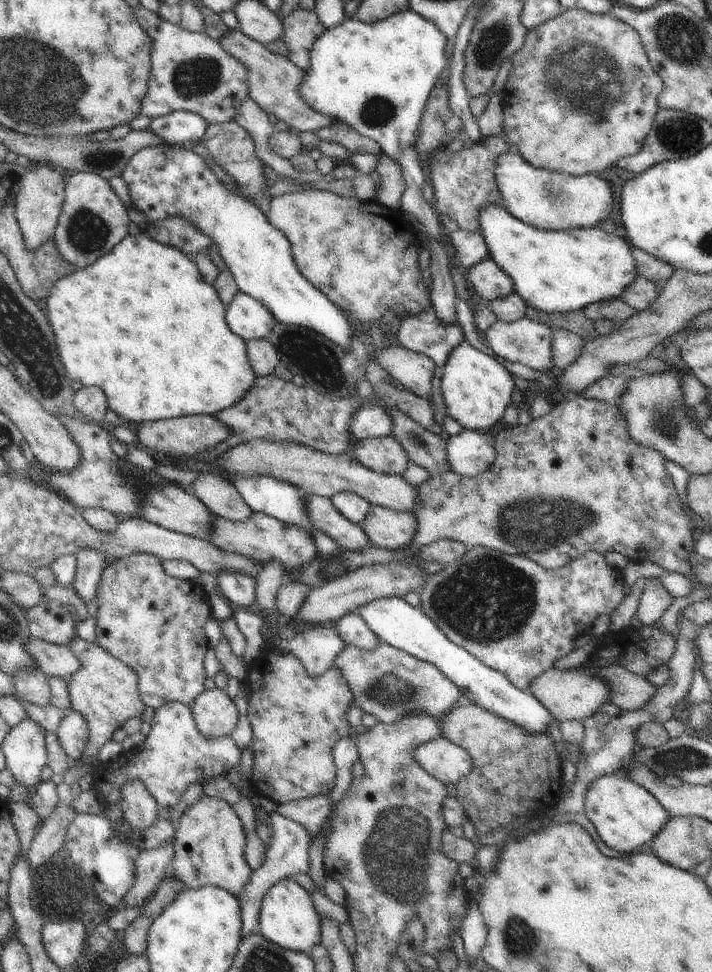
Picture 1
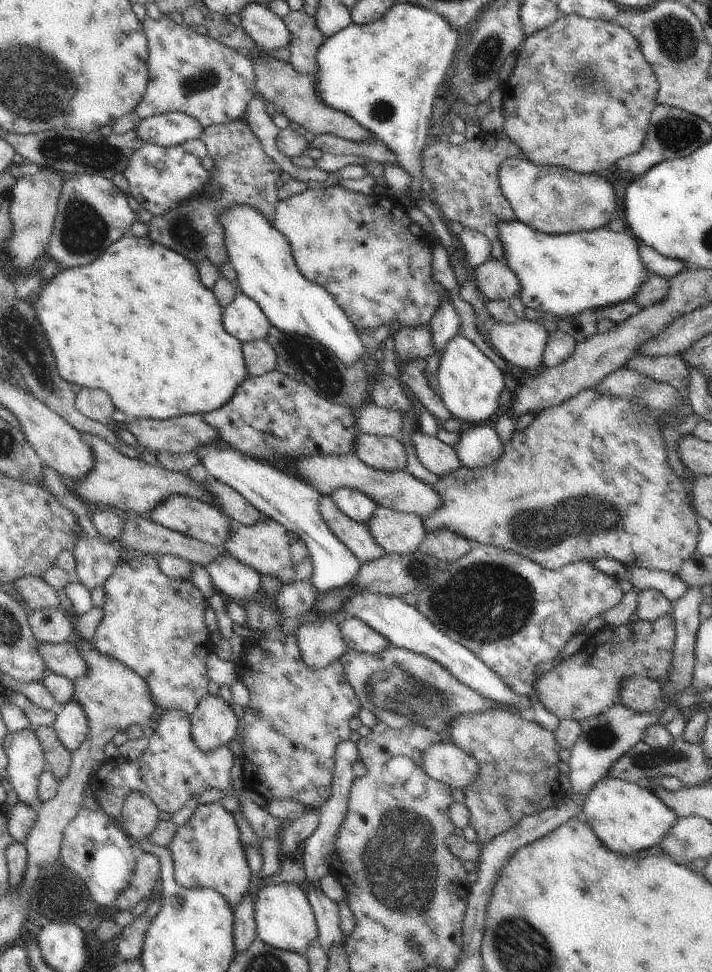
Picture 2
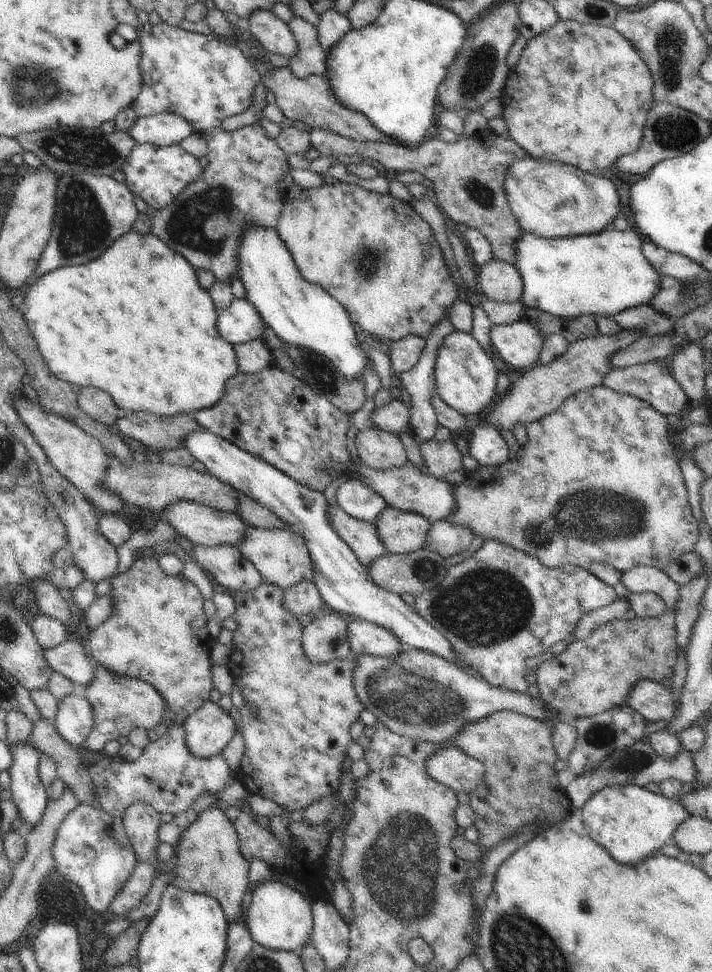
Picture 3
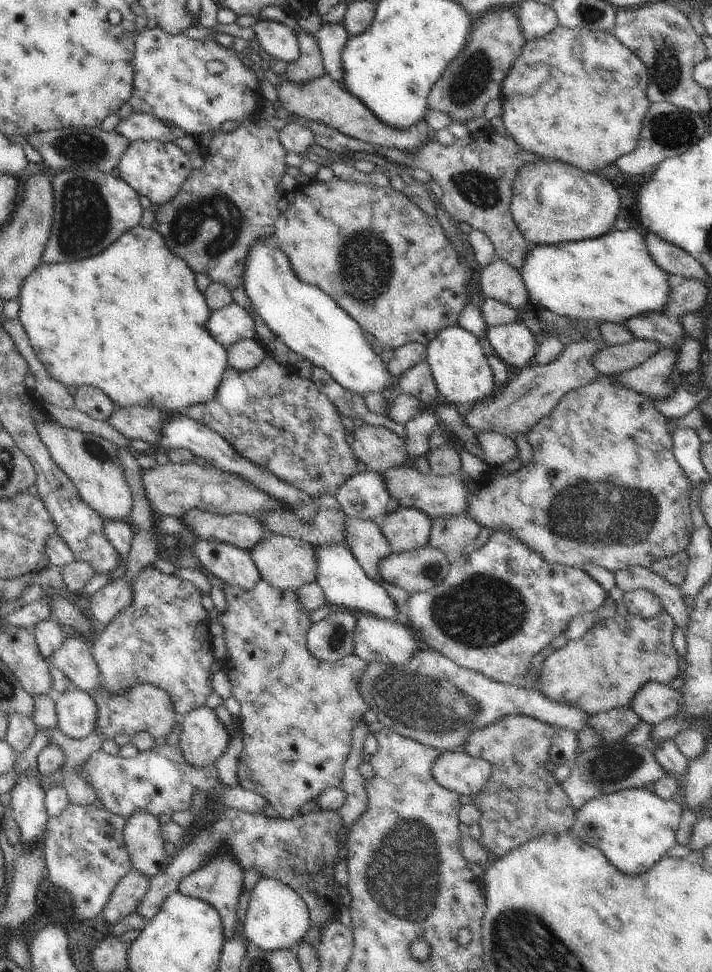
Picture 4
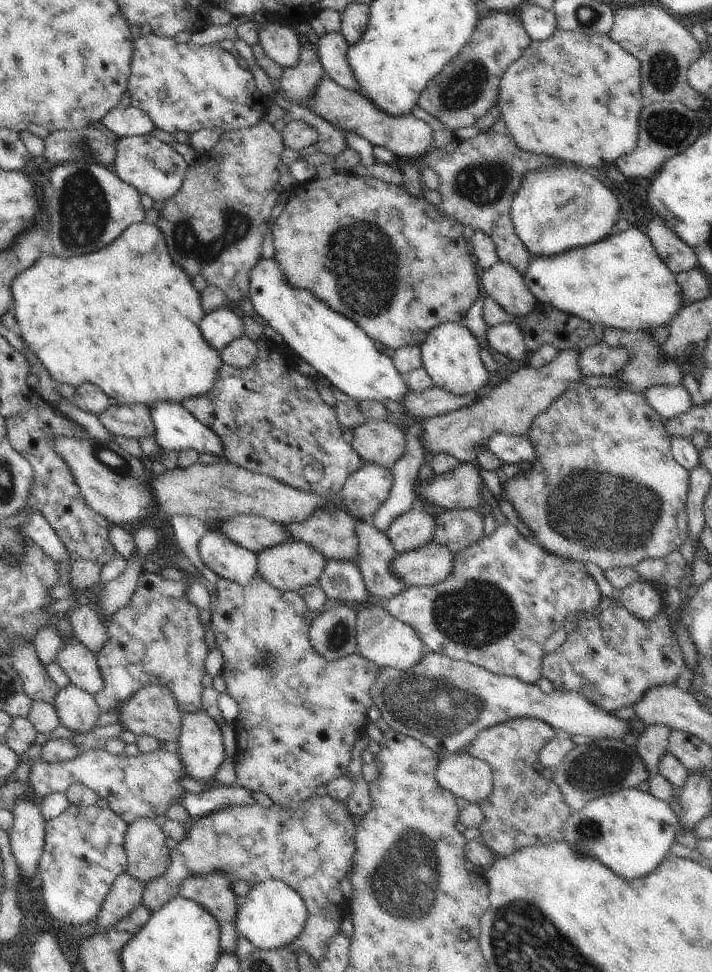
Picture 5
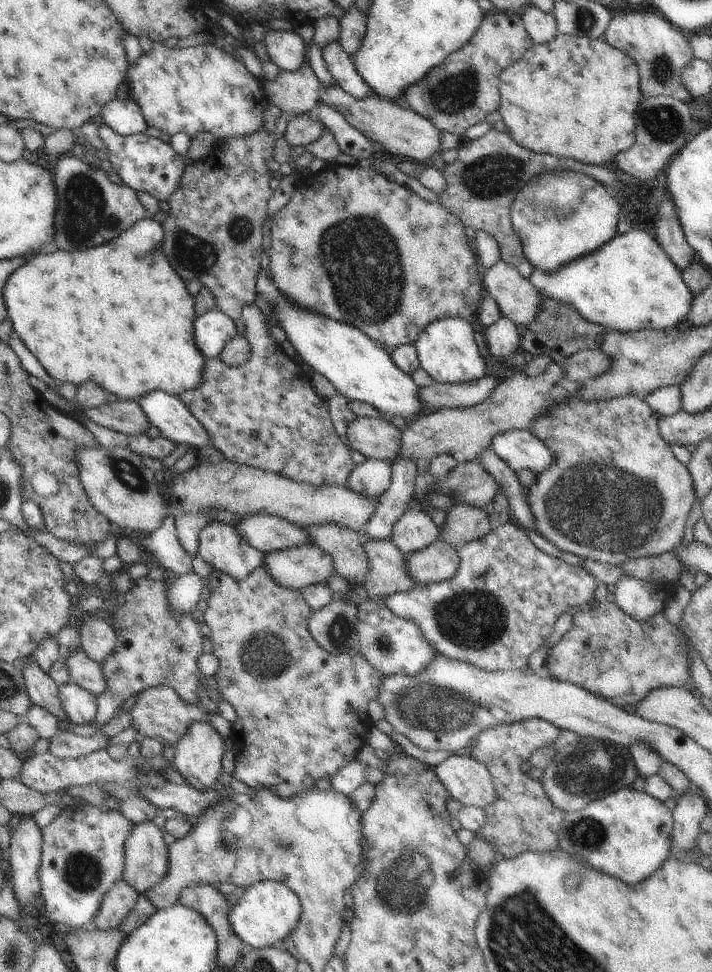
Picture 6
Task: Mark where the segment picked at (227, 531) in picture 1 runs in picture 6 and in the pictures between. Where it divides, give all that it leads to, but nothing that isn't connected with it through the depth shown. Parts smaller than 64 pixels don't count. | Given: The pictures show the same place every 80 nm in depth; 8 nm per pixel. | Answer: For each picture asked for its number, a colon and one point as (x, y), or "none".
2: (266, 546)
3: (282, 557)
4: (288, 563)
5: (289, 566)
6: (299, 567)

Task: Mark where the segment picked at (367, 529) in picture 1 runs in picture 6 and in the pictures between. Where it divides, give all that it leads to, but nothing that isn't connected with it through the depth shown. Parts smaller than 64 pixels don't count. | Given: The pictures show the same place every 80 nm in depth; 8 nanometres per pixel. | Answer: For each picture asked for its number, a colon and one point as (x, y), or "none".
2: (396, 532)
3: (404, 532)
4: (406, 529)
5: (415, 528)
6: (414, 530)

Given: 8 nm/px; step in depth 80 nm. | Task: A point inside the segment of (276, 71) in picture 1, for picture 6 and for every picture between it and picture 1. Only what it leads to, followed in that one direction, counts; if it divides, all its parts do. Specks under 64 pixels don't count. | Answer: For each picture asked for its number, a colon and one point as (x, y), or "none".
2: (292, 93)
3: (309, 101)
4: (322, 99)
5: (409, 138)
6: (407, 135)

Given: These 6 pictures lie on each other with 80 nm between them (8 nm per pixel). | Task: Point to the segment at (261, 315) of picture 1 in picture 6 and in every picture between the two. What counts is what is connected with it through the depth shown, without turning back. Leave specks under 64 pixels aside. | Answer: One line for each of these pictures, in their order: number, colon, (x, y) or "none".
2: (243, 318)
3: (240, 322)
4: (233, 323)
5: (224, 325)
6: (212, 330)

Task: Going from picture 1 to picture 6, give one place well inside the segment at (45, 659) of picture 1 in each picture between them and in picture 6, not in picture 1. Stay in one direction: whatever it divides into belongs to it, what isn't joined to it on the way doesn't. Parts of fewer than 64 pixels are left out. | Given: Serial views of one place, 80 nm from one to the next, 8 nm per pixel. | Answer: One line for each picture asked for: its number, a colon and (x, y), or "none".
2: (63, 659)
3: (71, 658)
4: (74, 658)
5: (80, 664)
6: (85, 671)

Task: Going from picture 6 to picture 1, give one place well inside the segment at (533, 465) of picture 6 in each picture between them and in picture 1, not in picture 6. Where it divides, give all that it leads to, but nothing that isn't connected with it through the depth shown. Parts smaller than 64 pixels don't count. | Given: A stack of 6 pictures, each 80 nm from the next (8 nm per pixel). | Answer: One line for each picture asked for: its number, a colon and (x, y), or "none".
1: (470, 453)
2: (479, 446)
3: (486, 445)
4: (497, 449)
5: (509, 449)

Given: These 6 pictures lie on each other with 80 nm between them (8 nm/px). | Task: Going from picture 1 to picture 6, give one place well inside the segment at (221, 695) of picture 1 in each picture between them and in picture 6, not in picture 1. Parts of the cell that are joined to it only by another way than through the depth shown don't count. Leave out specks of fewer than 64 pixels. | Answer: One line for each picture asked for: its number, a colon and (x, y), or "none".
2: (214, 722)
3: (208, 730)
4: (204, 738)
5: (201, 748)
6: (198, 757)

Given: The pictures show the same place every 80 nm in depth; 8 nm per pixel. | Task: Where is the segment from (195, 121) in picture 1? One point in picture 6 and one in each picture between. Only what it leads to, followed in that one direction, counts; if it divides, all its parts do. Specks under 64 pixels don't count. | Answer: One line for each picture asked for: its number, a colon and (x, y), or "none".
2: (172, 129)
3: (163, 129)
4: (138, 126)
5: (129, 122)
6: (124, 117)

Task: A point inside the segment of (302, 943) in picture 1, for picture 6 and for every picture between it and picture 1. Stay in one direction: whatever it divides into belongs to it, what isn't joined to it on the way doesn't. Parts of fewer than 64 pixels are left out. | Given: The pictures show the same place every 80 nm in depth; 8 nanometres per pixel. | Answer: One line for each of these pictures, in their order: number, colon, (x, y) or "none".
2: (284, 918)
3: (280, 916)
4: (277, 918)
5: (273, 915)
6: (266, 913)

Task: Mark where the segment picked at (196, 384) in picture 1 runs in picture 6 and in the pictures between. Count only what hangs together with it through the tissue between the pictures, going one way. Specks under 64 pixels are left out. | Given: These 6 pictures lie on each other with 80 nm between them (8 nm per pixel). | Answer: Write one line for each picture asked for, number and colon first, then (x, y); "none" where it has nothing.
2: (138, 323)
3: (136, 323)
4: (131, 321)
5: (130, 324)
6: (111, 315)

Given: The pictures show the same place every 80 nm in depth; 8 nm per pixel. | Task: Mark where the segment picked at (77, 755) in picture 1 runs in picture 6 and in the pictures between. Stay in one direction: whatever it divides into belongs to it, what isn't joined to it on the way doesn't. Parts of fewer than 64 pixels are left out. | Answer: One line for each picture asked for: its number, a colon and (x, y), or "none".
2: (72, 725)
3: (74, 718)
4: (76, 710)
5: (78, 710)
6: (80, 706)

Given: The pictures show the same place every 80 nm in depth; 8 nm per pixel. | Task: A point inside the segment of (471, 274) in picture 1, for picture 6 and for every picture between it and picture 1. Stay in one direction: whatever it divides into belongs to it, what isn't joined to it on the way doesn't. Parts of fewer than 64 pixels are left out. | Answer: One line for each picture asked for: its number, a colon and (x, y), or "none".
2: (496, 281)
3: (499, 280)
4: (500, 281)
5: (502, 282)
6: (518, 300)

